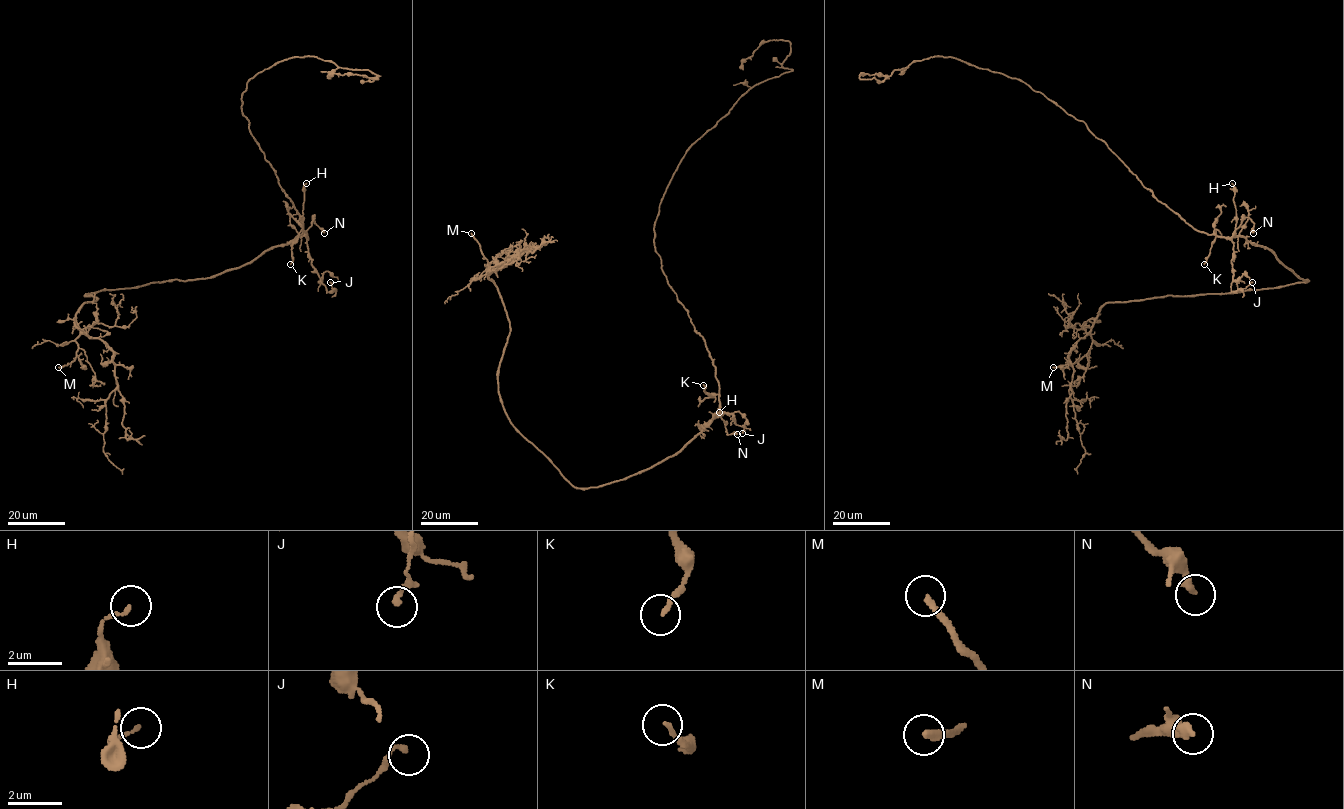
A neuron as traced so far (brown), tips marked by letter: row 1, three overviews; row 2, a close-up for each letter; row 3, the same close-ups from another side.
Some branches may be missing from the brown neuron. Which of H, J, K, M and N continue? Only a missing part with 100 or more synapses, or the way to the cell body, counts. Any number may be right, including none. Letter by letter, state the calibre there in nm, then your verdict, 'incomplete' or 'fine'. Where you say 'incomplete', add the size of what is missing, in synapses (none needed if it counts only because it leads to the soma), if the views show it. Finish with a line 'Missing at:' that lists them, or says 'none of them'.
H: 140 nm | fine
J: 170 nm | fine
K: 150 nm | fine
M: 240 nm | incomplete
N: 340 nm | fine
Missing at: M

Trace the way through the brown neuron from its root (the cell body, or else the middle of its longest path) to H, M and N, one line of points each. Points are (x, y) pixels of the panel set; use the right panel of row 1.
H: (1247, 239), (1235, 233), (1237, 218), (1232, 183)
M: (1247, 239), (1267, 248), (1307, 280), (1238, 292), (1107, 302), (1092, 328), (1089, 354), (1053, 367)
N: (1247, 239), (1235, 235), (1235, 230), (1246, 217), (1254, 223), (1253, 233)

